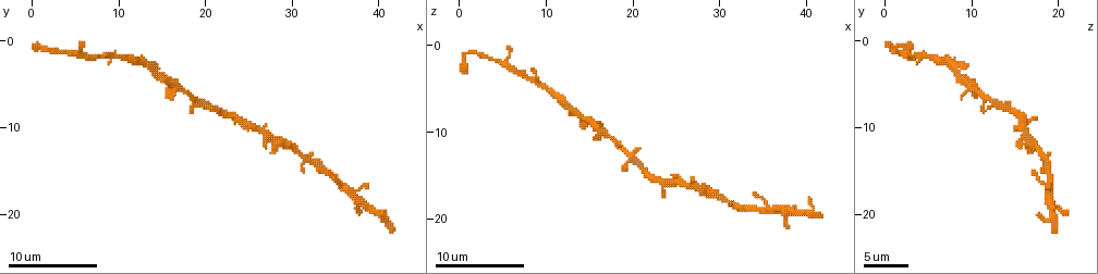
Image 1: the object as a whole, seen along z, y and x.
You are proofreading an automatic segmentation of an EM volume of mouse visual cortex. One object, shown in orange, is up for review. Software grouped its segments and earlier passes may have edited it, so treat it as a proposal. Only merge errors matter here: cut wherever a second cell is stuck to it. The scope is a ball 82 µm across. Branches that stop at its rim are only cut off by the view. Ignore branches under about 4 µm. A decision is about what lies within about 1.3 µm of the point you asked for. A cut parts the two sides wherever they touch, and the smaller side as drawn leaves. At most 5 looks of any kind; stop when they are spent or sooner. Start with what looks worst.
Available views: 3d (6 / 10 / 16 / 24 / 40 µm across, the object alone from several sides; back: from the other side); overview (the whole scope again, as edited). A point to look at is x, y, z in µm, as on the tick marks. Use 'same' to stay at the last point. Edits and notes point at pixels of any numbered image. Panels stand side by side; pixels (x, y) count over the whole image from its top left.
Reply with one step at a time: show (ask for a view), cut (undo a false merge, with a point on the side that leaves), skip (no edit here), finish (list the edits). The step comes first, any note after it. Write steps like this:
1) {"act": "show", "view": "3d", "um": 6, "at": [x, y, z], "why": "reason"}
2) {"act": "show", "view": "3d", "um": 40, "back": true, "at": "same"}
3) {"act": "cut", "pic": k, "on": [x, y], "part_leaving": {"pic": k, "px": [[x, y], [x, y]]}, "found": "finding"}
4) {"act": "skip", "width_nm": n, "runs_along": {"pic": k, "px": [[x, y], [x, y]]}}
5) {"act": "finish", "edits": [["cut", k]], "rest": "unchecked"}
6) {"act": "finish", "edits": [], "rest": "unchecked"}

{"act": "show", "view": "3d", "um": 6, "at": [1.0, 0.8, 1.2], "why": "thin neck"}

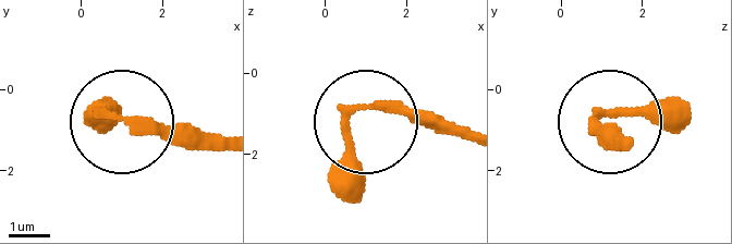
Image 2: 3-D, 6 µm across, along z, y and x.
{"act": "skip", "found": "continuous, no second cell"}

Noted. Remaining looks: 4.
{"act": "show", "view": "3d", "um": 16, "at": [16.6, 5.6, 10.6], "why": "four-way junction"}

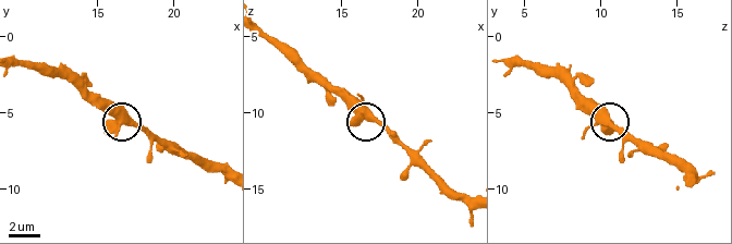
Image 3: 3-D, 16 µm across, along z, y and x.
{"act": "skip", "width_nm": 450, "found": "continuous, no second cell"}

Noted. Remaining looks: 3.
{"act": "show", "view": "3d", "um": 16, "at": [20.6, 7.8, 13.8]}

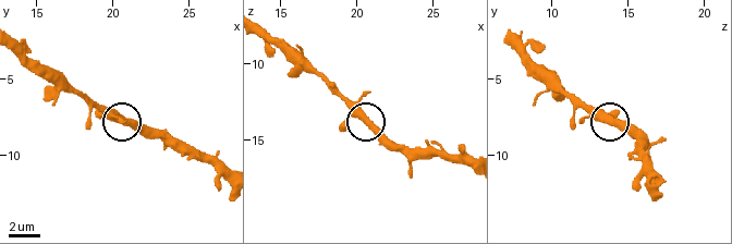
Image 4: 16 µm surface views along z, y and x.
{"act": "show", "view": "3d", "um": 16, "back": true, "at": [20.6, 7.6, 13.8]}

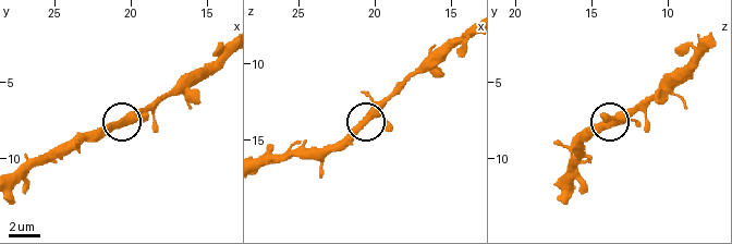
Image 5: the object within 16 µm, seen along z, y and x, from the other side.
{"act": "skip", "side_arm_um": 29, "found": "continuous, no second cell"}

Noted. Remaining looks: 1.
{"act": "finish", "edits": [], "rest": "unchecked"}

